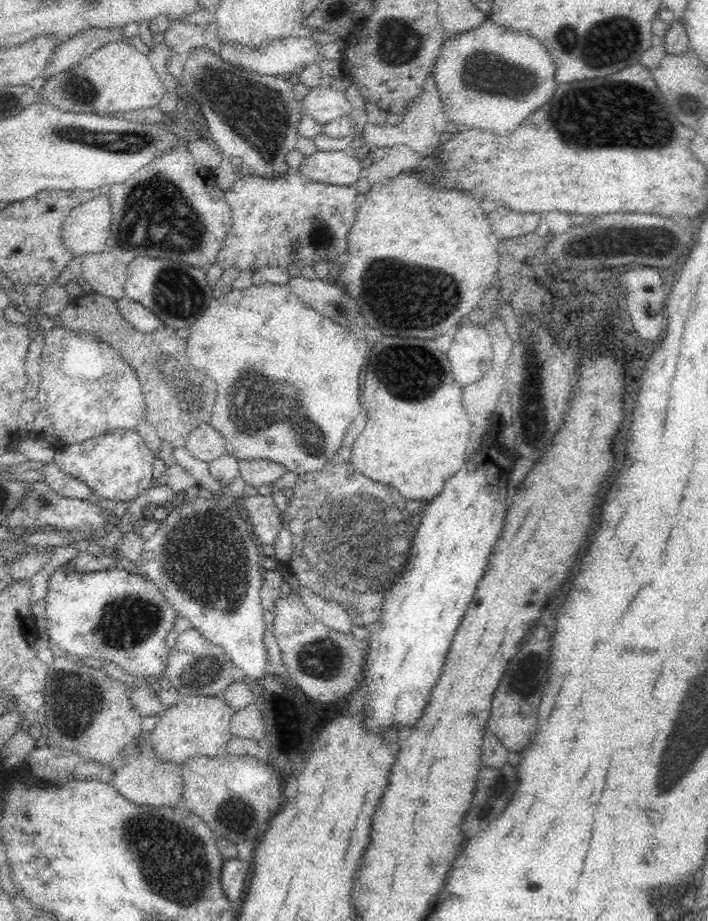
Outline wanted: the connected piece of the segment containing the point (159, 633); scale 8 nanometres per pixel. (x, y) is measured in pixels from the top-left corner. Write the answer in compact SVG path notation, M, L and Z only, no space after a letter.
M67 564L50 576L45 600L50 642L61 652L81 660L90 657L112 662L140 679L164 675L171 650L166 637L176 611L146 576L116 567L82 574Z

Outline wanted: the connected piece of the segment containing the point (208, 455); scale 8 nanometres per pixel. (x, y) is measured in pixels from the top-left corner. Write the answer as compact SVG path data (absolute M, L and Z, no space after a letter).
M211 424L198 425L188 435L184 447L194 458L209 465L219 456L224 455L224 439Z

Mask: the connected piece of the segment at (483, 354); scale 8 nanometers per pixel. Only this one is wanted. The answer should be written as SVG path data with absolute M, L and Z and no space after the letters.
M470 319L454 333L448 358L454 380L464 388L492 370L493 346L487 329L470 324Z

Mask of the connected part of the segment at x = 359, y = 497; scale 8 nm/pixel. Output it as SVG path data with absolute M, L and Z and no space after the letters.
M339 454L335 456L334 460L328 462L321 471L304 473L298 476L294 484L294 497L287 504L288 508L286 511L290 521L287 524L287 528L289 529L293 544L288 566L290 567L290 575L294 587L308 588L325 601L338 603L349 614L354 625L371 628L377 616L380 616L380 608L382 608L384 595L392 588L394 583L398 582L399 576L401 575L400 572L403 571L404 565L408 563L413 538L417 533L416 528L412 526L412 520L410 520L408 512L406 512L407 501L400 496L400 492L396 492L396 488L389 488L388 485L371 481L368 477L360 474L360 471L356 470L350 459L346 461Z

